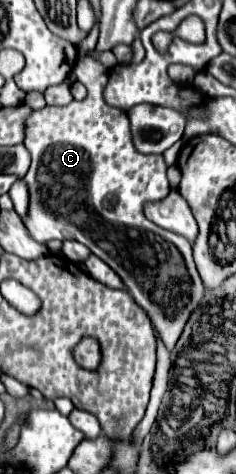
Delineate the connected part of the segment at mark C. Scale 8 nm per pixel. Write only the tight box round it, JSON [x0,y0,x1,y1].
[24,55,204,351]

